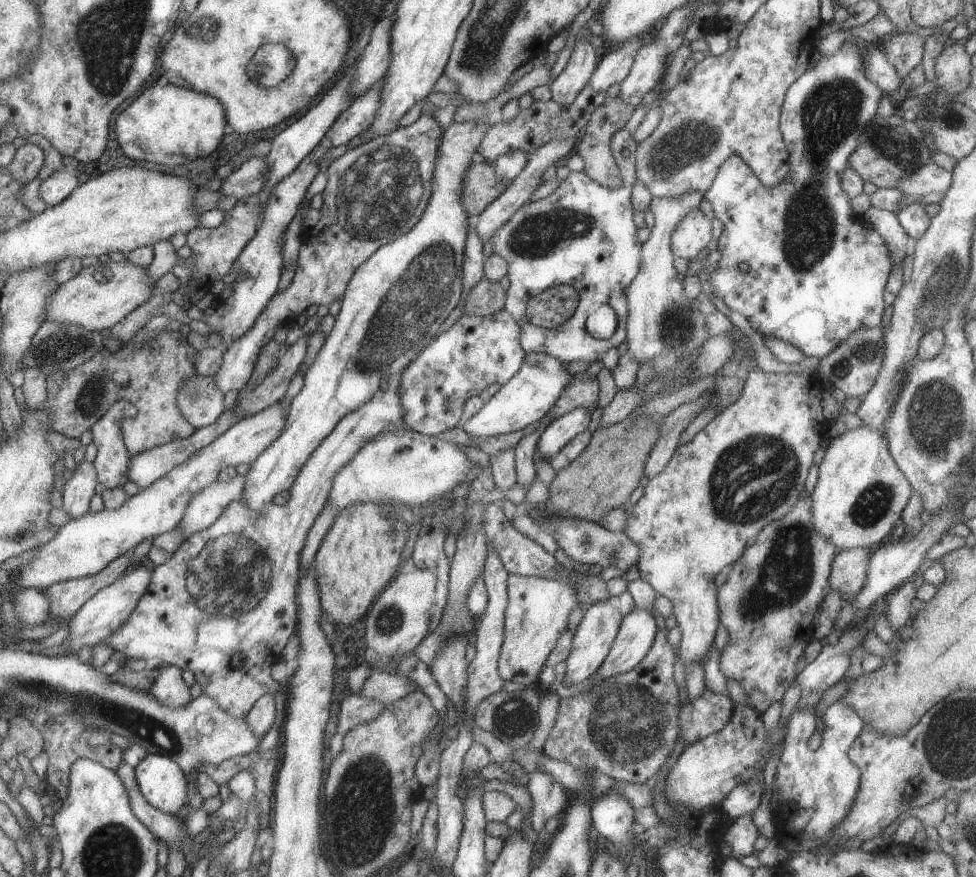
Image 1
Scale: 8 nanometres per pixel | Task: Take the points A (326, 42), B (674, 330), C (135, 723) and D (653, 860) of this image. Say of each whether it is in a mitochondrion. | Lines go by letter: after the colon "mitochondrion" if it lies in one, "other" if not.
A: other
B: mitochondrion
C: mitochondrion
D: other

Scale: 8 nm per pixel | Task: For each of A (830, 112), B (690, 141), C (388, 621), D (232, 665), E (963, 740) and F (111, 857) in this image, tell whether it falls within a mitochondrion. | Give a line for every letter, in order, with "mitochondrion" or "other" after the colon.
A: mitochondrion
B: mitochondrion
C: mitochondrion
D: other
E: mitochondrion
F: mitochondrion

